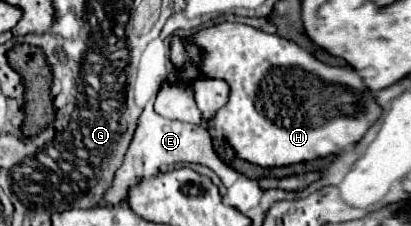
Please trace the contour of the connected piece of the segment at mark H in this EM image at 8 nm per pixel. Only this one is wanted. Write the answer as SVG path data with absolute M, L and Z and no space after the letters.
M225 21L195 33L193 41L207 53L203 71L229 81L229 103L211 121L203 121L191 93L183 91L181 85L163 85L155 111L167 119L203 123L223 131L237 155L249 163L281 167L339 155L345 147L361 141L383 113L373 93L351 67L327 65L279 35Z

